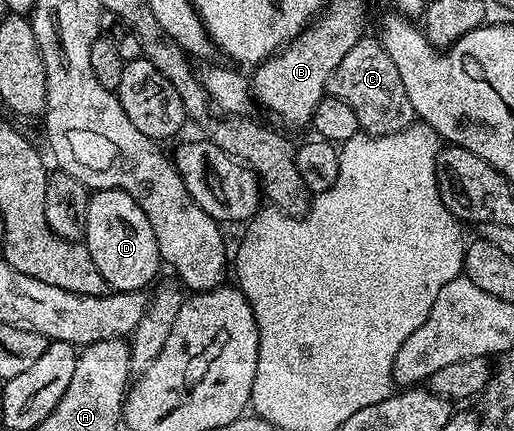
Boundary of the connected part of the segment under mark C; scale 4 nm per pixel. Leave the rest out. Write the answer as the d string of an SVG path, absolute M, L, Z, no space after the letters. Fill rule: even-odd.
M376 37L359 39L354 49L342 57L342 65L338 65L330 77L327 94L333 99L346 101L346 105L354 109L354 117L358 117L361 132L366 135L393 135L414 121L410 97L406 97L406 85L402 85L402 77L398 77L390 53Z

